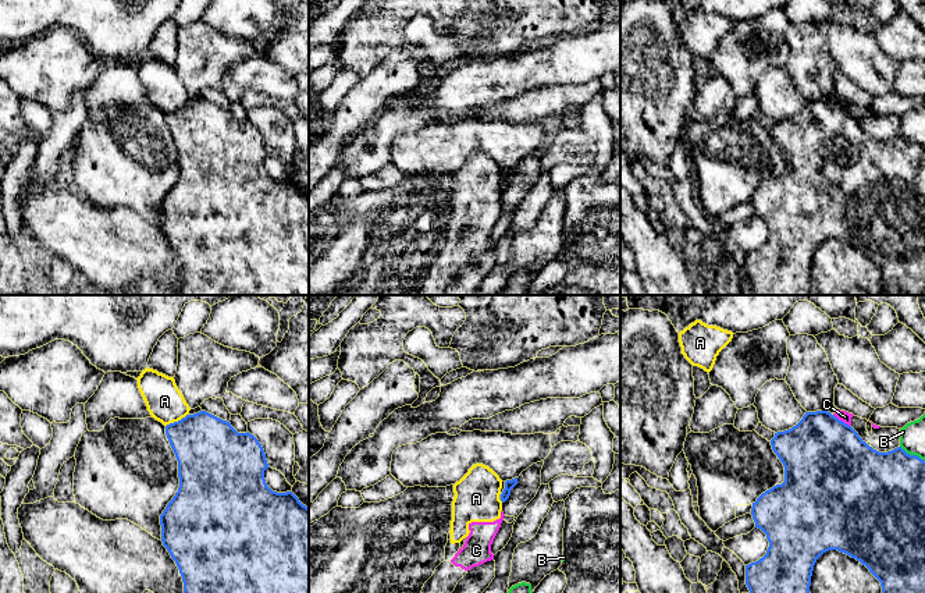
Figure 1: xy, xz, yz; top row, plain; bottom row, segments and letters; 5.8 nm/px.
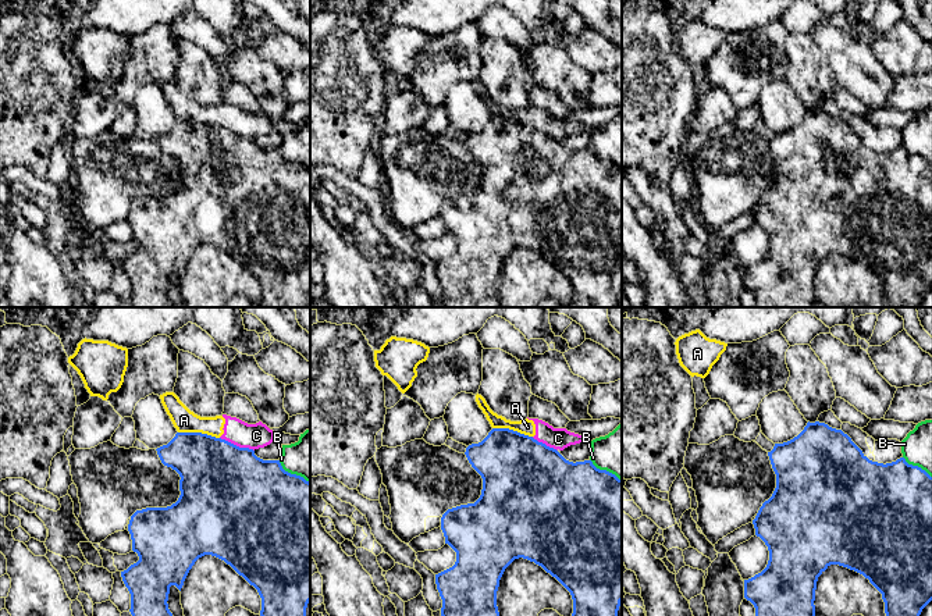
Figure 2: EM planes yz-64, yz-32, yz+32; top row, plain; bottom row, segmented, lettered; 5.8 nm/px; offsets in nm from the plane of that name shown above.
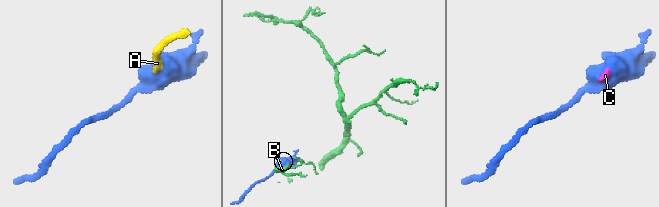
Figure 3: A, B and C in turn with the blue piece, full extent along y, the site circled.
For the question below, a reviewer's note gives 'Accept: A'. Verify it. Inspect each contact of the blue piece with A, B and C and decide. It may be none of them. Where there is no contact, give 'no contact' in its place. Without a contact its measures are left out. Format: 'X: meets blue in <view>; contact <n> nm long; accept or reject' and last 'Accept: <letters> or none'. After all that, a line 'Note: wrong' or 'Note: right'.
A: meets blue in xy; contact 150 nm long; reject
B: meets blue in yz; contact 170 nm long; reject
C: meets blue in yz; contact 130 nm long; reject
Accept: none
Note: wrong

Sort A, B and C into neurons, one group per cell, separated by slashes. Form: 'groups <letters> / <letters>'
groups A C / B

